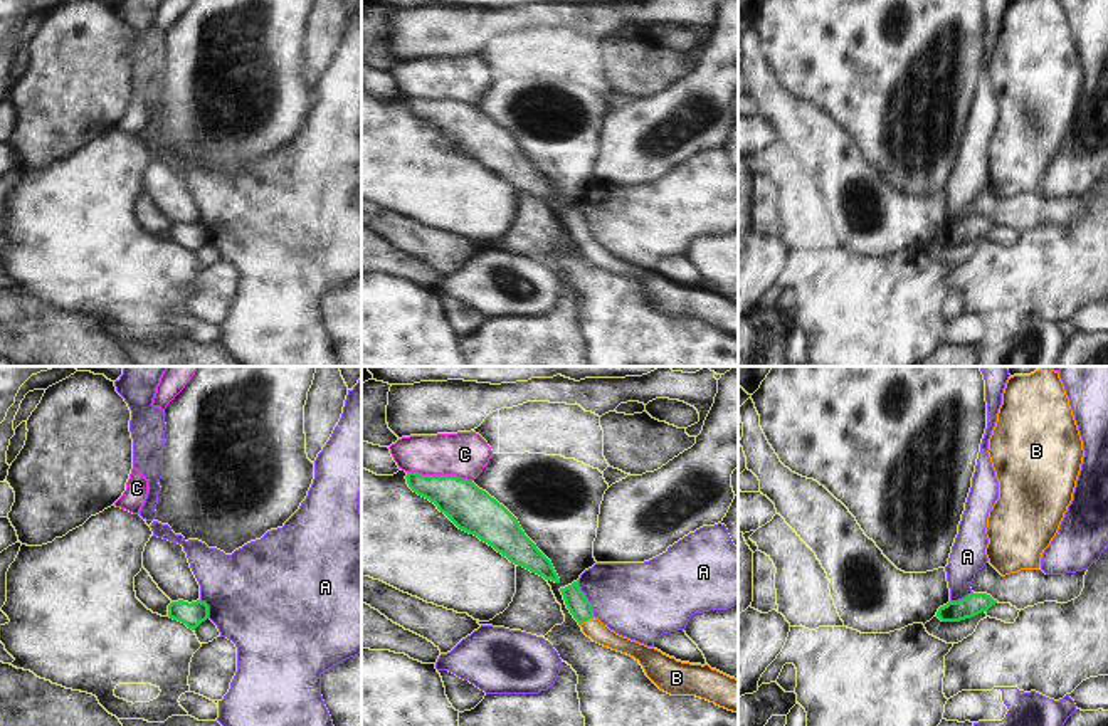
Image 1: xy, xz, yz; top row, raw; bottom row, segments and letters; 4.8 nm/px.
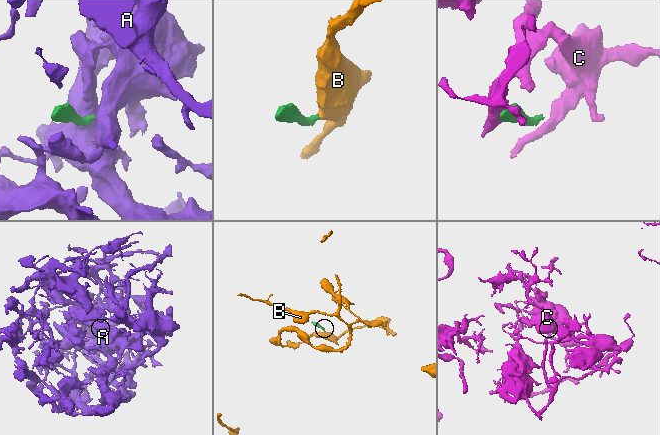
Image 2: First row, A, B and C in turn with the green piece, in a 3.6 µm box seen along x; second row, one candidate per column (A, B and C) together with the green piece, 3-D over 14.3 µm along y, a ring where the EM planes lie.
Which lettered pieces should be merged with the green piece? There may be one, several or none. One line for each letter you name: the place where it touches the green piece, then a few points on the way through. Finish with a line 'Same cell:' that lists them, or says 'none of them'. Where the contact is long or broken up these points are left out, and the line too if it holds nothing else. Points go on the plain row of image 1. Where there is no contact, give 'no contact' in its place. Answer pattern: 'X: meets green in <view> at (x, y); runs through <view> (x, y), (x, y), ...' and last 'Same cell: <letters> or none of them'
B: meets green in xz at (587, 242); runs through xz (575, 224), (587, 242), (594, 252)
Same cell: B

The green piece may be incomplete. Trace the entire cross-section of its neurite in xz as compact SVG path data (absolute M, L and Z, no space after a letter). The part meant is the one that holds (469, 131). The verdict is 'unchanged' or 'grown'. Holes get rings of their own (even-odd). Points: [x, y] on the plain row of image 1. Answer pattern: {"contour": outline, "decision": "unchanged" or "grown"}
{"contour": "M407 96L409 111L429 123L459 153L477 160L511 187L560 207L551 185L525 158L518 143L472 104Z", "decision": "unchanged"}

